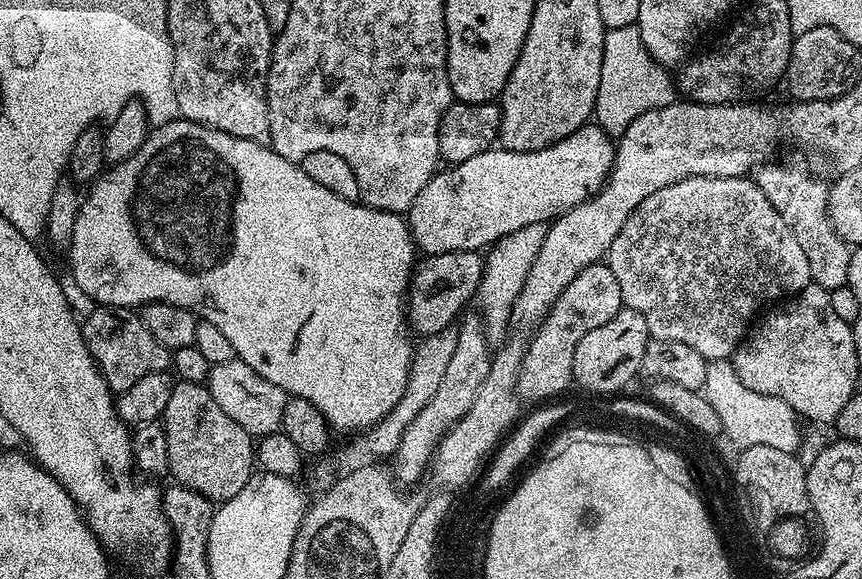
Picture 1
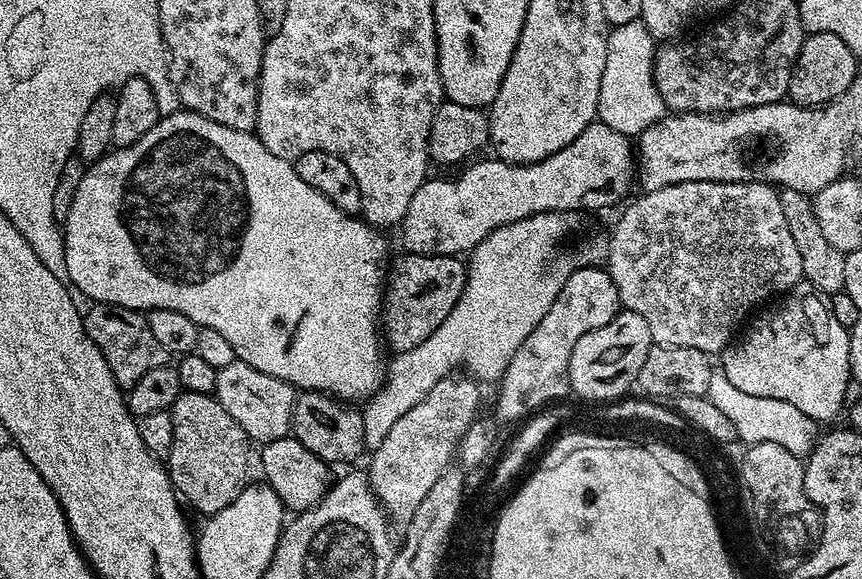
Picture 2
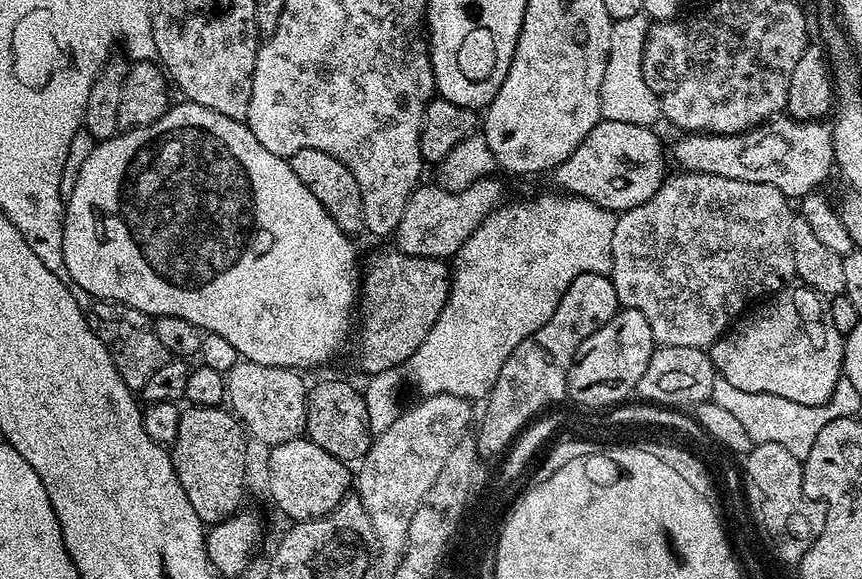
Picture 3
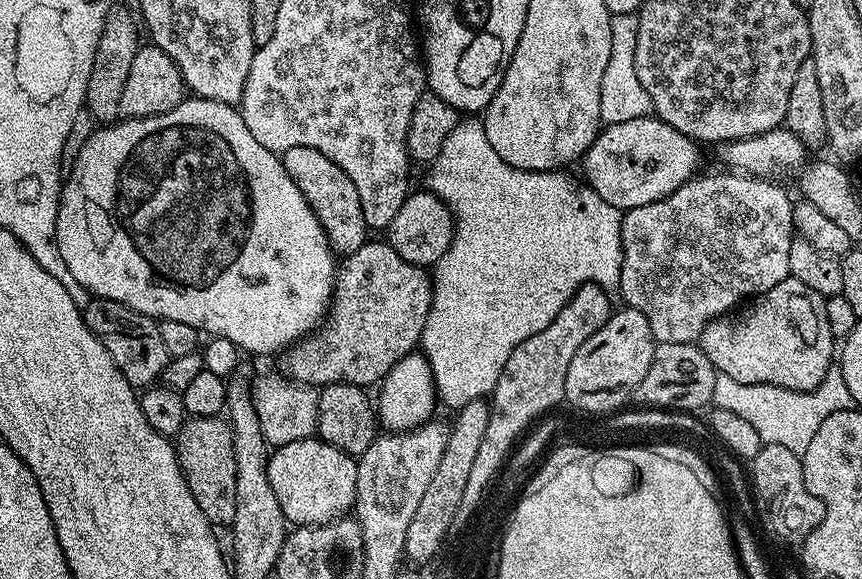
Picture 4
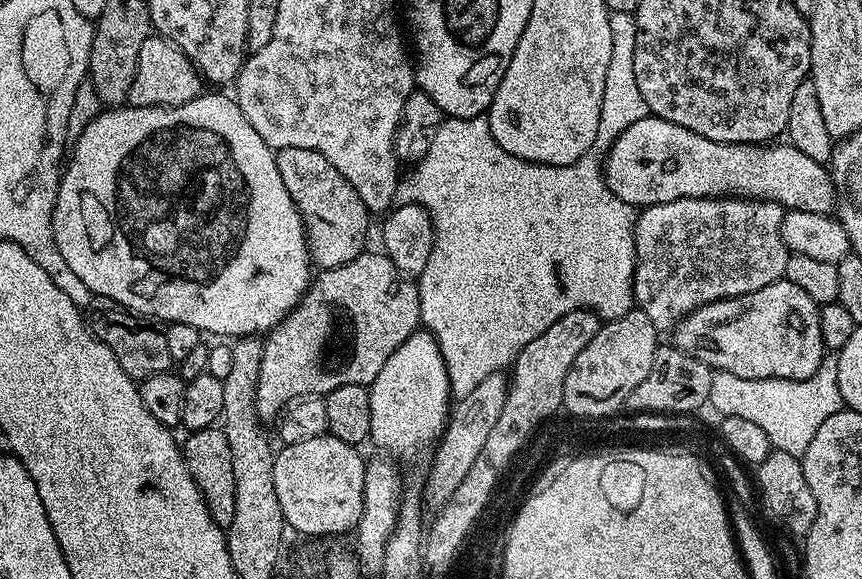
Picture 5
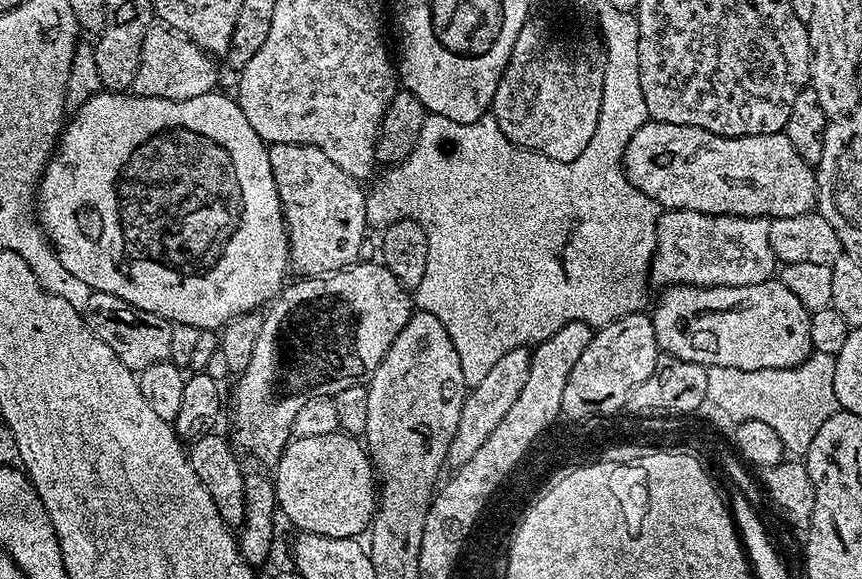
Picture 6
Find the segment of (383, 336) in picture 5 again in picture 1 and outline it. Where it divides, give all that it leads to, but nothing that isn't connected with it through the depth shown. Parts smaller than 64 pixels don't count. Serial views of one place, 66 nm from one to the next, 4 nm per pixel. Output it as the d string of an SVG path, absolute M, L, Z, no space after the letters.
M480 252L424 256L412 269L412 280L408 283L406 319L409 329L420 338L447 333L451 329L448 327L459 318L460 311L475 301L483 273L484 256Z

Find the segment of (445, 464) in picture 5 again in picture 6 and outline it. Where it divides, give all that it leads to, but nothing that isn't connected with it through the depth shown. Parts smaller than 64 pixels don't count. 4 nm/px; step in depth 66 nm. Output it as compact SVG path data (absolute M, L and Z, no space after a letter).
M527 347L510 350L502 354L502 358L498 358L498 362L487 372L486 378L482 378L482 382L467 389L462 414L458 418L458 430L454 438L450 438L446 461L449 469L466 466L466 462L470 462L470 458L474 458L474 453L482 447L482 442L486 442L486 438L494 434L498 422L506 418L510 406L514 406L514 401L518 399L518 394L522 394L522 386L526 386L526 377L530 374L531 361L532 354Z

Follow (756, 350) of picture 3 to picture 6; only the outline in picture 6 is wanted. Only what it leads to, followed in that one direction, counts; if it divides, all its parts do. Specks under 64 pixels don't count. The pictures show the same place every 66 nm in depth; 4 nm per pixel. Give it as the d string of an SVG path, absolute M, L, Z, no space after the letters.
M773 278L764 284L755 284L754 286L710 286L703 288L693 284L673 284L672 287L663 289L659 295L660 297L656 300L656 309L651 309L650 315L654 326L654 338L663 355L702 364L707 369L714 366L730 366L738 370L770 370L771 368L793 368L813 353L810 342L810 313L808 308L802 306L802 302L798 302L798 298L790 290L786 290L786 286L782 286L779 279Z

